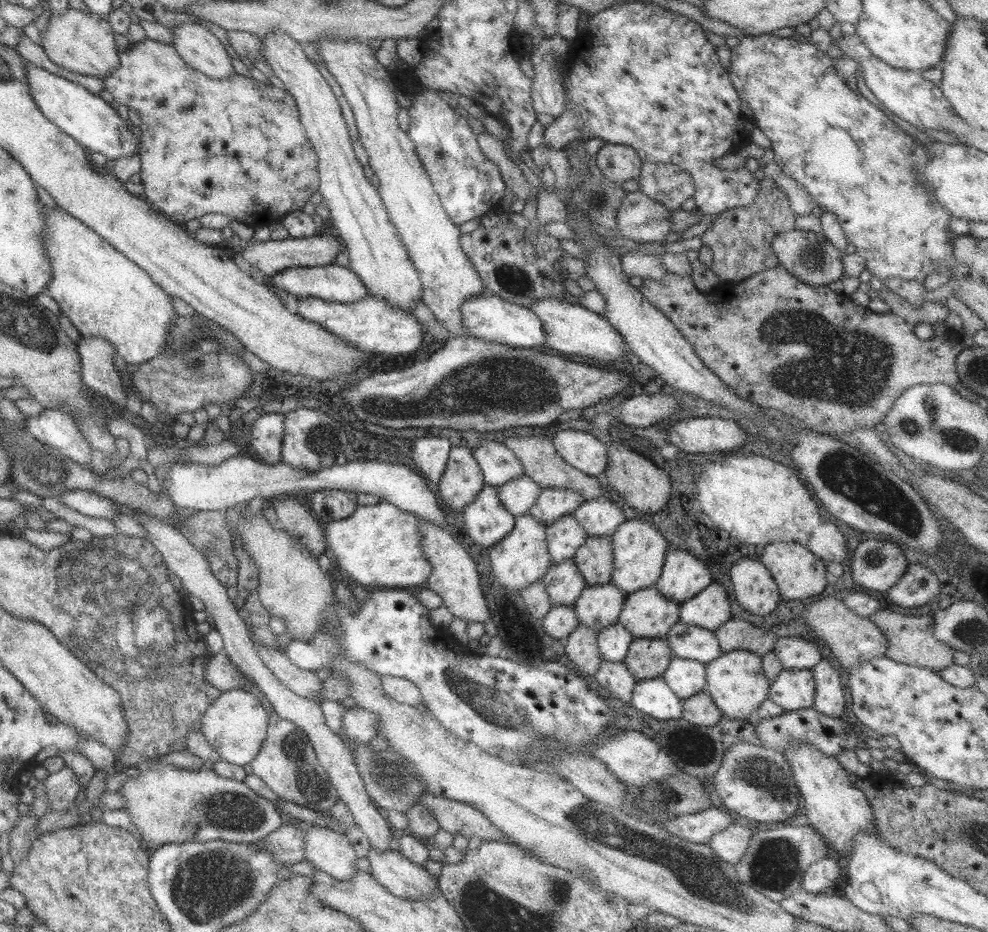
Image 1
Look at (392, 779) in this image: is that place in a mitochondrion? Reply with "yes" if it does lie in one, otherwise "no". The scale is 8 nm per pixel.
yes

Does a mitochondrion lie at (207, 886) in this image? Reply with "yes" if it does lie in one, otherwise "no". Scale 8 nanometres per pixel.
yes

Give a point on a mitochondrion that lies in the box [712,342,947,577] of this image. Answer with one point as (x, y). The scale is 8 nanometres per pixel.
(852, 478)

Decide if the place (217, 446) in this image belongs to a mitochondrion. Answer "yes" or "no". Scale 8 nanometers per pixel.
no

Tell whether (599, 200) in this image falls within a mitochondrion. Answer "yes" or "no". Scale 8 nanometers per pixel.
yes

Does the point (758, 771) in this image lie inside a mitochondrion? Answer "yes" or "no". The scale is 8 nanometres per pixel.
yes

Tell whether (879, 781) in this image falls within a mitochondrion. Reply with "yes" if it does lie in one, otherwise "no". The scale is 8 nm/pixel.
no

